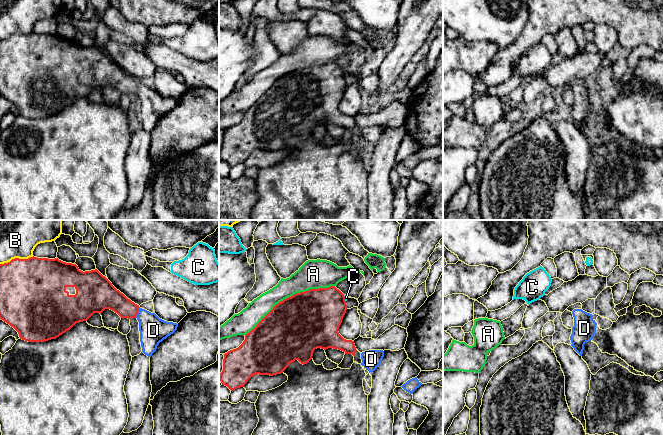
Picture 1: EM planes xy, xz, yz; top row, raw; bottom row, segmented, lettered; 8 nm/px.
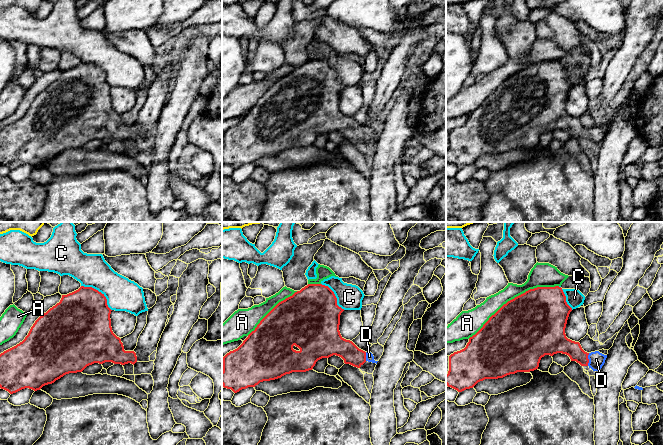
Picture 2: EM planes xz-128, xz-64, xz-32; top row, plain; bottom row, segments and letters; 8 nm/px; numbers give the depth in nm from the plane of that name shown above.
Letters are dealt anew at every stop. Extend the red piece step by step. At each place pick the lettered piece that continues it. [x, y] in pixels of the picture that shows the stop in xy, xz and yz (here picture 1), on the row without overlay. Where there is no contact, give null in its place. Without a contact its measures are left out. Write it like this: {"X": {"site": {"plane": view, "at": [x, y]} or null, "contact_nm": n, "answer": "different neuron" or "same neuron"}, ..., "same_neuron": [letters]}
{"A": {"site": {"plane": "xz", "at": [289, 73]}, "contact_nm": 800, "answer": "different neuron"}, "B": {"site": {"plane": "xy", "at": [16, 34]}, "contact_nm": 280, "answer": "different neuron"}, "C": {"site": {"plane": "xz", "at": [344, 74]}, "contact_nm": 60, "answer": "different neuron"}, "D": {"site": {"plane": "xy", "at": [137, 88]}, "contact_nm": 90, "answer": "same neuron"}, "same_neuron": ["D"]}

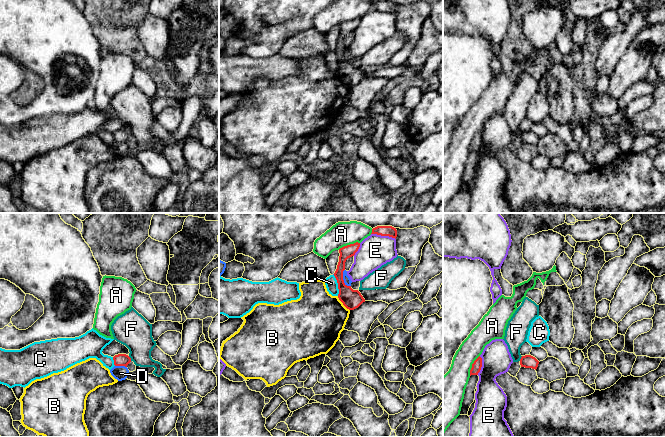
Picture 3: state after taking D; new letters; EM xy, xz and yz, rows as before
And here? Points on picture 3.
{"A": {"site": {"plane": "xz", "at": [348, 21]}, "contact_nm": 190, "answer": "different neuron"}, "B": {"site": {"plane": "xz", "at": [342, 78]}, "contact_nm": 160, "answer": "different neuron"}, "C": {"site": {"plane": "xz", "at": [338, 61]}, "contact_nm": 170, "answer": "different neuron"}, "D": {"site": {"plane": "xz", "at": [342, 55]}, "contact_nm": 150, "answer": "different neuron"}, "E": {"site": {"plane": "xz", "at": [383, 11]}, "contact_nm": 200, "answer": "different neuron"}, "F": {"site": {"plane": "xy", "at": [130, 134]}, "contact_nm": 50, "answer": "different neuron"}, "same_neuron": []}

